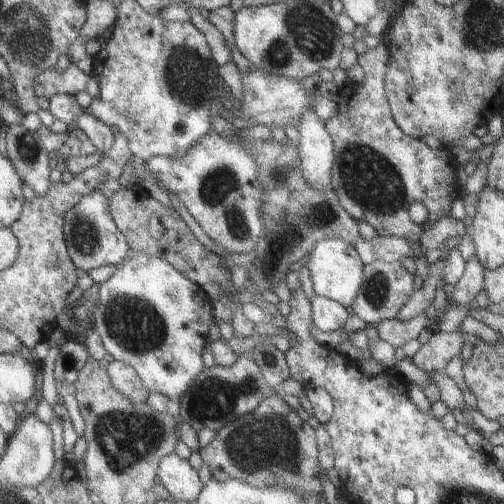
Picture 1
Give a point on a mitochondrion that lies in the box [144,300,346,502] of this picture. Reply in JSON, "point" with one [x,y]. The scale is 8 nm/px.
{"point":[266,439]}

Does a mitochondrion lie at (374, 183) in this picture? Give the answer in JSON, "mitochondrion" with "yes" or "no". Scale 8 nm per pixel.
{"mitochondrion":"yes"}

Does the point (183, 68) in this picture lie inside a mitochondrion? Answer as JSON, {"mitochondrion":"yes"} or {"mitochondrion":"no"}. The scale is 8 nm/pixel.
{"mitochondrion":"yes"}

